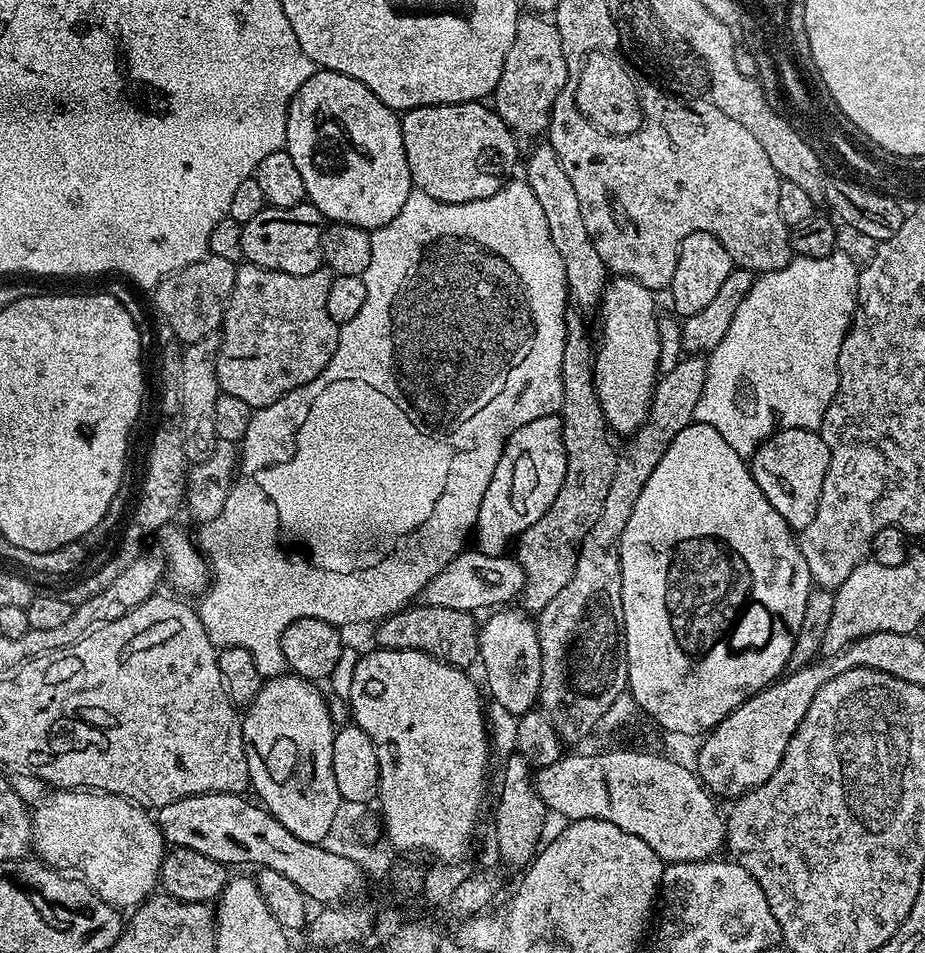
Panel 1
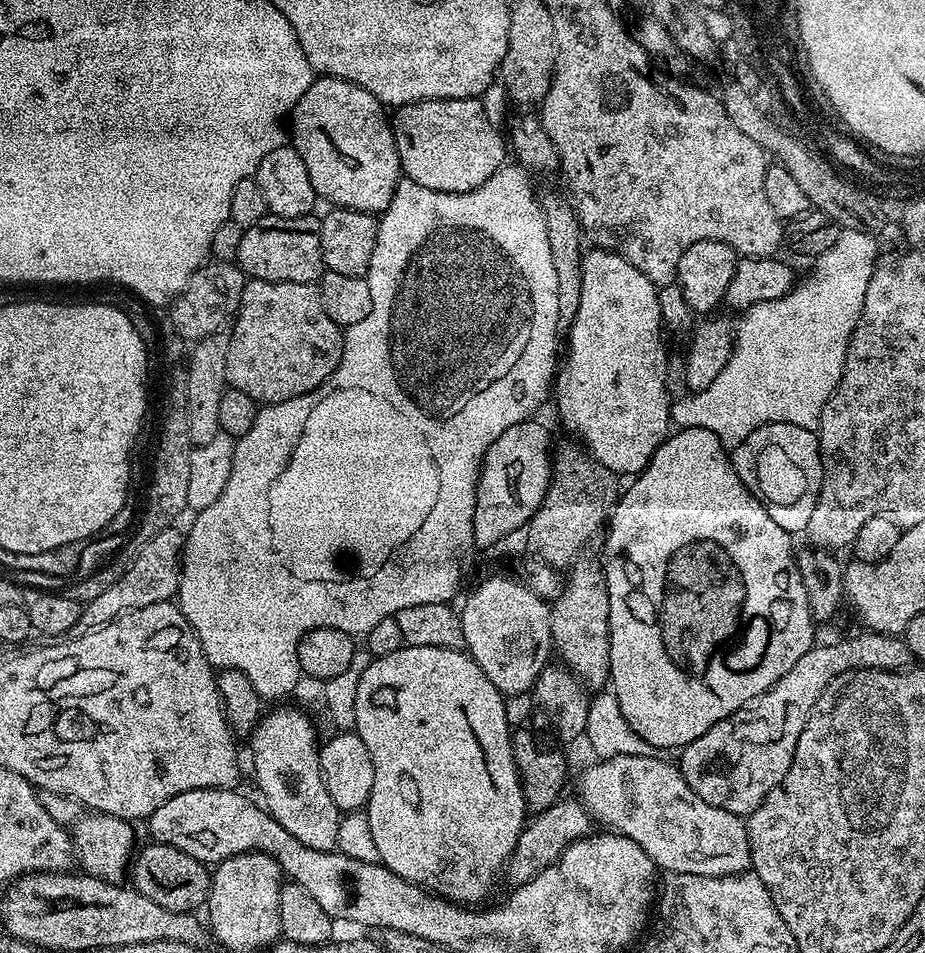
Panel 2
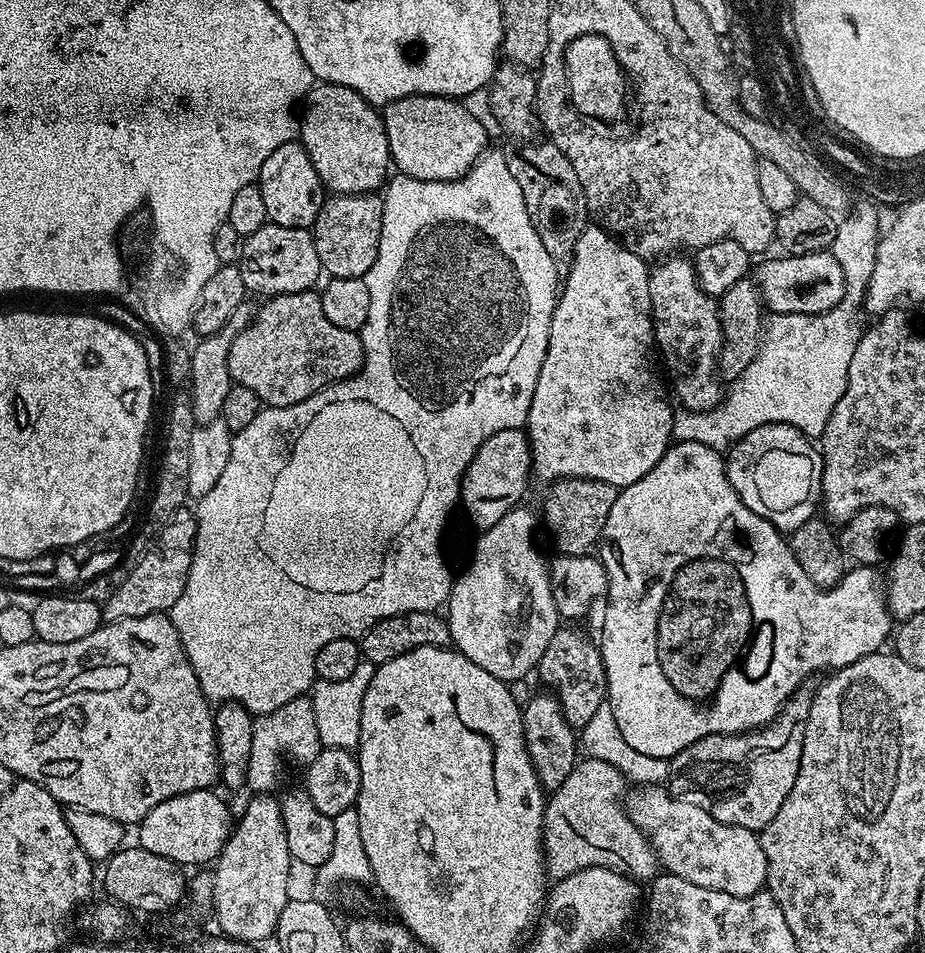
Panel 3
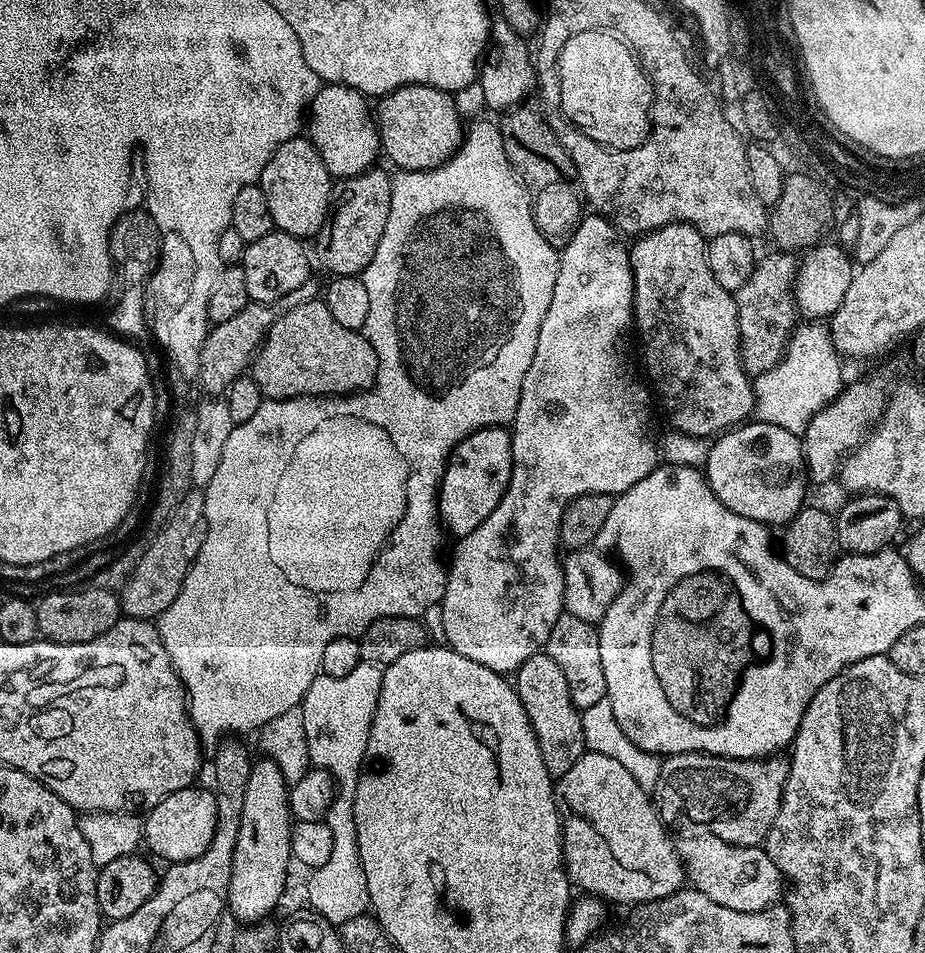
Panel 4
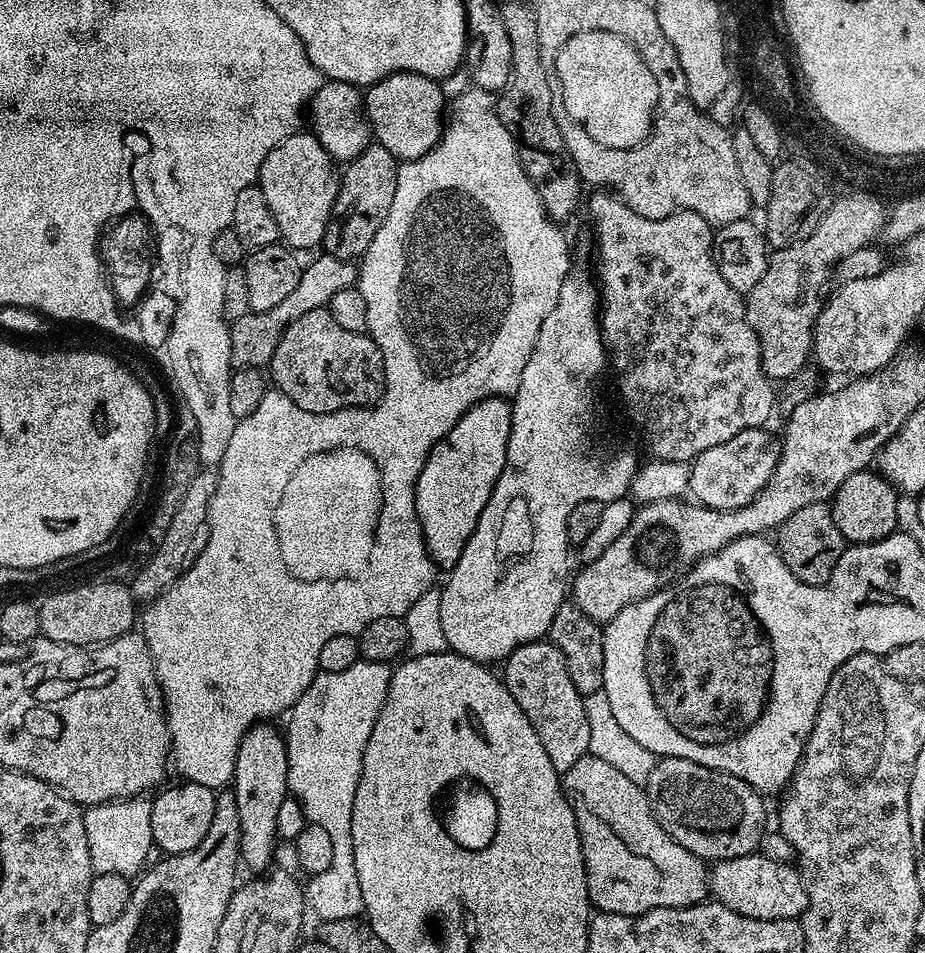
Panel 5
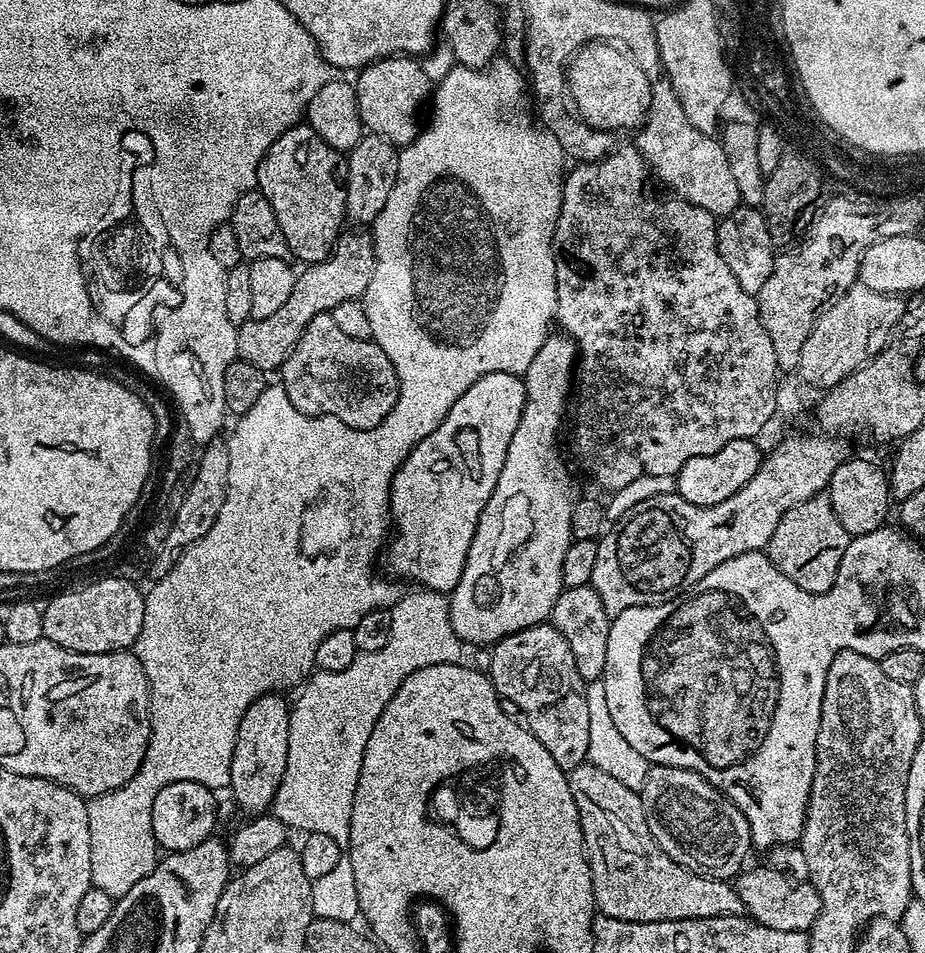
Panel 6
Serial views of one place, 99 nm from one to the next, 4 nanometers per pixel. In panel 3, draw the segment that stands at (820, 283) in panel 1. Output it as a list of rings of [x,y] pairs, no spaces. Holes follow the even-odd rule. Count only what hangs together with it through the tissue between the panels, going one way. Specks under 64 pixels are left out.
[[[857,203],[854,211],[837,223],[832,239],[830,250],[844,275],[842,302],[822,314],[773,315],[764,325],[754,362],[742,369],[729,388],[727,385],[720,403],[709,412],[680,410],[673,415],[673,441],[700,442],[727,450],[750,430],[767,424],[788,424],[809,438],[823,434],[838,398],[846,390],[850,358],[854,358],[854,346],[860,341],[862,324],[856,321],[856,311],[861,311],[870,274],[874,274],[876,247],[882,235],[882,224],[880,228],[876,221],[877,205],[872,204]]]

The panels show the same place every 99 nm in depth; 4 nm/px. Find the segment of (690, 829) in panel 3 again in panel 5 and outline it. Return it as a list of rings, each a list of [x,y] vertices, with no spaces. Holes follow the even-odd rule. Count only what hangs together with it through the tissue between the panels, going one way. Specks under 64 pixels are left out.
[[[760,855],[715,861],[708,874],[708,886],[715,903],[724,904],[746,918],[795,920],[803,917],[808,905],[808,895],[799,871],[791,863],[779,864],[768,856]]]

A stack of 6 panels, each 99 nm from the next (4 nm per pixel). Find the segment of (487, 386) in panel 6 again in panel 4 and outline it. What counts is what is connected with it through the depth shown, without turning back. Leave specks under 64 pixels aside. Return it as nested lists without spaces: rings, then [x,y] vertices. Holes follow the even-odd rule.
[[[507,427],[499,428],[483,428],[474,434],[470,434],[466,438],[462,438],[462,442],[458,442],[458,446],[452,450],[451,456],[448,458],[447,464],[444,466],[444,477],[440,479],[440,495],[438,497],[438,515],[442,521],[443,527],[453,532],[456,538],[470,534],[474,530],[478,530],[478,526],[482,526],[482,522],[486,522],[486,518],[490,518],[490,510],[494,510],[494,506],[498,506],[498,502],[502,498],[502,494],[506,490],[506,486],[510,482],[510,470],[512,469],[512,434]]]

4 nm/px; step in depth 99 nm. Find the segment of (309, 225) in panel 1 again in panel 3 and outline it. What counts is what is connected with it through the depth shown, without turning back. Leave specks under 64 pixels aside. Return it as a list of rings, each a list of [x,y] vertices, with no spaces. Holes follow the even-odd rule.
[[[271,222],[244,237],[238,267],[245,289],[249,293],[257,292],[260,298],[307,292],[317,287],[316,279],[322,276],[318,250],[314,250],[311,231],[307,228],[278,226]]]

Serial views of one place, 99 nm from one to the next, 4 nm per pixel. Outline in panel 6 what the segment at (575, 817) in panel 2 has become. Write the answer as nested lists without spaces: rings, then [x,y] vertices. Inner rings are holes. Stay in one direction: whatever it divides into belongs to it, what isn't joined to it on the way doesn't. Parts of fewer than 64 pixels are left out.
[[[587,762],[568,773],[568,785],[578,806],[599,915],[626,922],[745,915],[742,898],[729,881],[699,876],[660,849],[650,834],[637,789],[622,786],[618,778]]]

